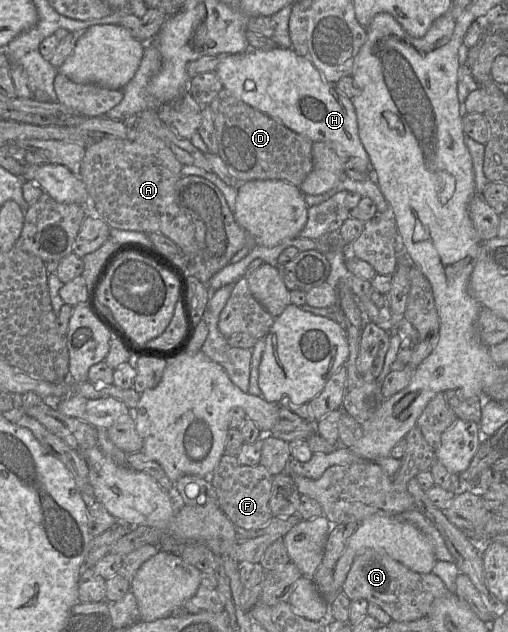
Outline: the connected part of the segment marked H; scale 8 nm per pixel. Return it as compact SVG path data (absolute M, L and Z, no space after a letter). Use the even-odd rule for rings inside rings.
M292 48L249 50L228 55L215 69L223 89L252 108L268 115L312 142L325 142L341 157L360 158L370 166L369 156L358 134L357 117L351 99L324 79L320 71Z

